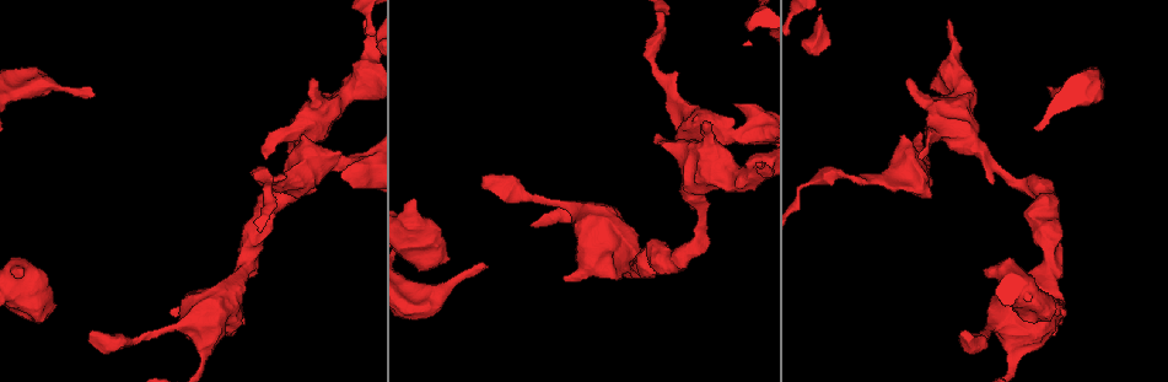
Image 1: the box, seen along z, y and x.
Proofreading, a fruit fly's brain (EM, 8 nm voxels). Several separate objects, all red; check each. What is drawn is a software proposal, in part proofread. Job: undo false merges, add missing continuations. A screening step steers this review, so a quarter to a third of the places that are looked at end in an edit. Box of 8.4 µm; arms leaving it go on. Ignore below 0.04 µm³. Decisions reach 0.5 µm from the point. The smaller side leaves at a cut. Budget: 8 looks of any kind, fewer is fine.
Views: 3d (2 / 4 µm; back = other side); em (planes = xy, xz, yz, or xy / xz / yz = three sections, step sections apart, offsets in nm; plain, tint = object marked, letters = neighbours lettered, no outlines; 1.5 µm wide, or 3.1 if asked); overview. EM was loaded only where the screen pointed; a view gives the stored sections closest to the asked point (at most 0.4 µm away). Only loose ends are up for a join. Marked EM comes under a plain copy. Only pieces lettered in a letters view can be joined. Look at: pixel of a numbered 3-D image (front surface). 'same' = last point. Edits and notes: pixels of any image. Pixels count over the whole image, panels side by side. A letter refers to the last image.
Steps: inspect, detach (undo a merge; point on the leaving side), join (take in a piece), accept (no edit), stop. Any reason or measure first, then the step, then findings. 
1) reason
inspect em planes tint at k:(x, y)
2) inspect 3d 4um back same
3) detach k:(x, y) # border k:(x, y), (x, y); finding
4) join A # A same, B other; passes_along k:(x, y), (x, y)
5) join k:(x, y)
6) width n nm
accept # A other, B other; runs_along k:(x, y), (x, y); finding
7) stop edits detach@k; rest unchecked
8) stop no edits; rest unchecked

thick end
inspect em planes letters at 1:(55, 306)

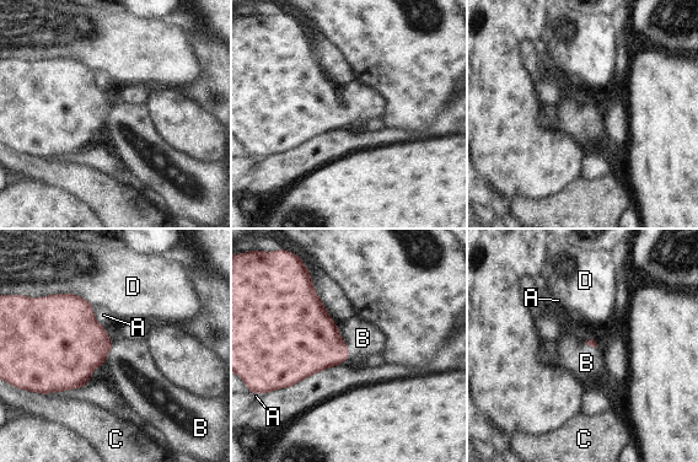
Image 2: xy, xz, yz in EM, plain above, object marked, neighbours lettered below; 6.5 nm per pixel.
join B # A other, B same, C other, D other; passes_along 2:(311, 342), (348, 349), (363, 338); it goes on there

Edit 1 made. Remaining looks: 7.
see it whole again
inspect overview

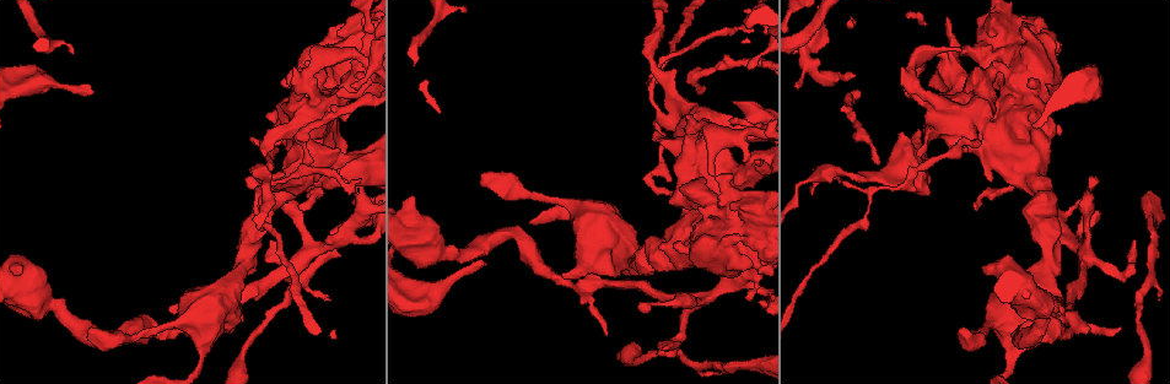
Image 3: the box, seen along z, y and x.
thin neck
inspect em planes letters at 3:(983, 333)

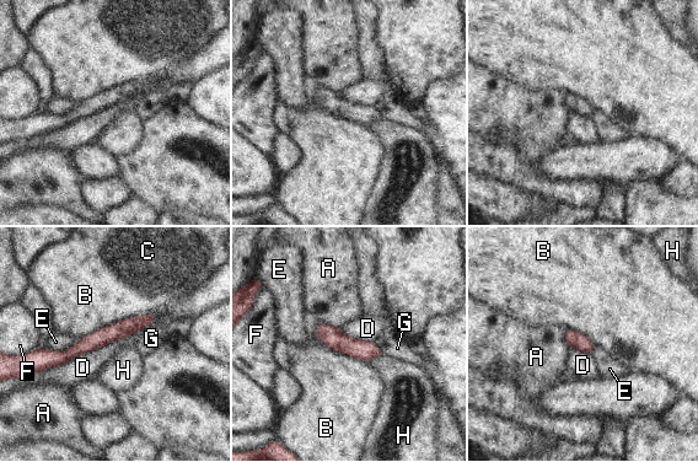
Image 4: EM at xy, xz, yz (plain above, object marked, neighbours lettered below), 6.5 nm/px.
longest_contact D 750 nm
accept # A other, B other, C other, D other, E other, F other, G other, H other; border 4:(144, 327), (36, 374); continuous, no second neuron

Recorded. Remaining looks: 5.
sharp bend
inspect em xy step 4 tint at 3:(738, 260)

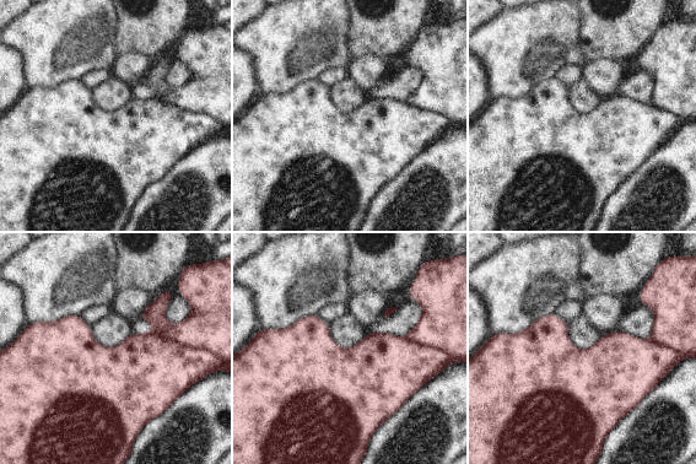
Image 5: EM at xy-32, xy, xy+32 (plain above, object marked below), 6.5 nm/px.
another direction
inspect em planes letters same

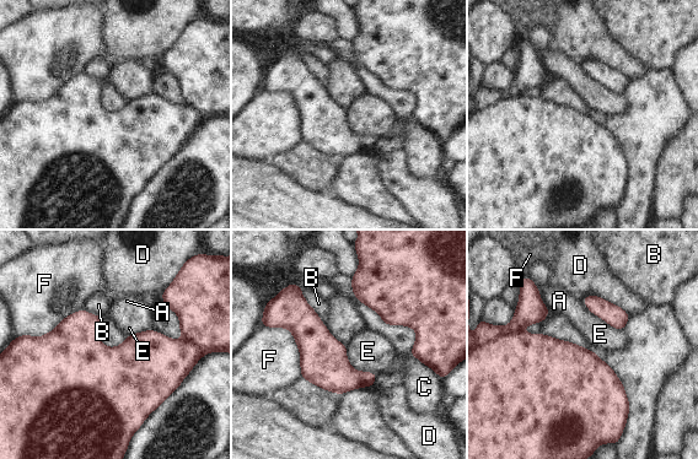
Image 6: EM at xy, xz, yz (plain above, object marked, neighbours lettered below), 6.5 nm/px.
width 240 nm
accept # A other, B other, C other, D other, E other, F other; border 6:(345, 345), (355, 370), (377, 374); continuous, no second neuron

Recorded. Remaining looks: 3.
stop edits join@2; rest unchecked

